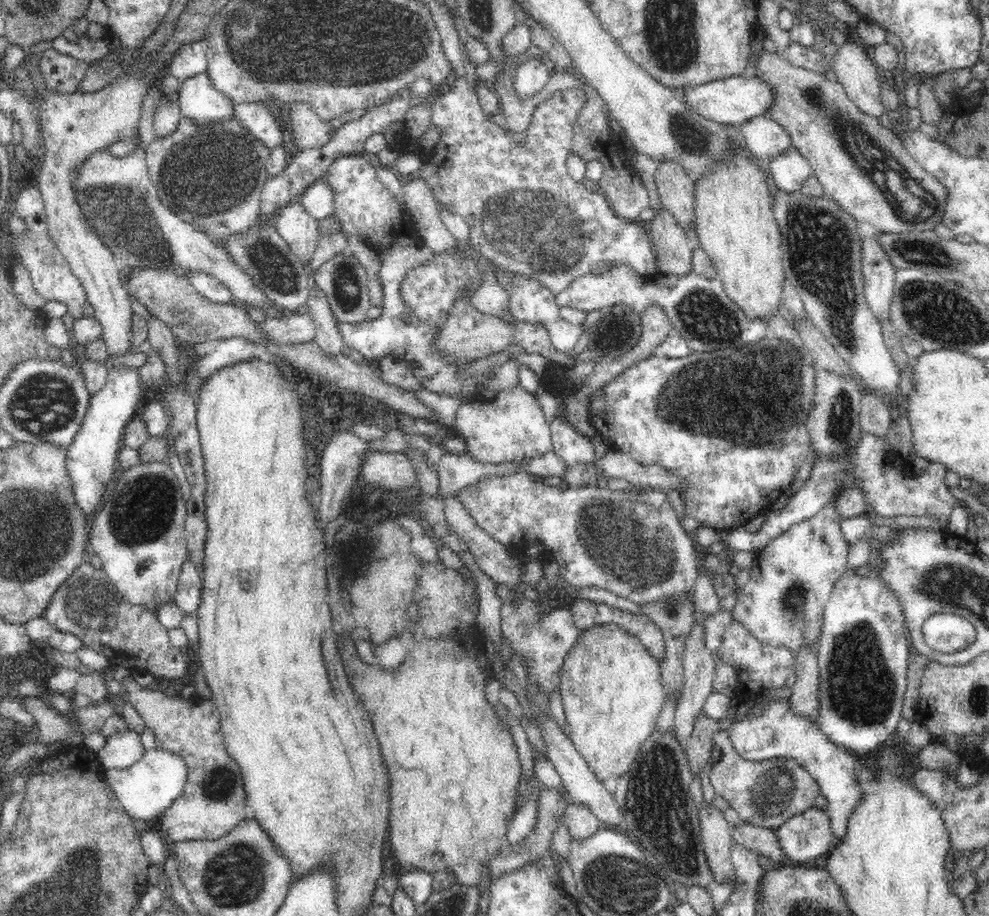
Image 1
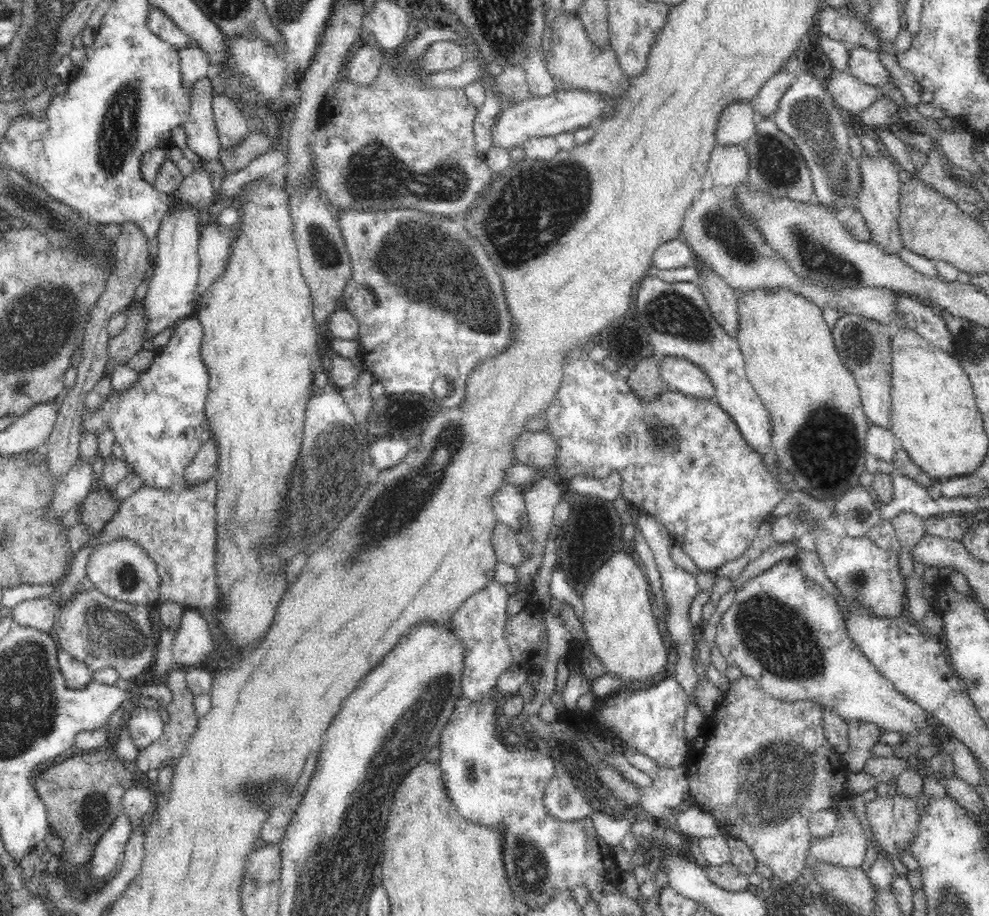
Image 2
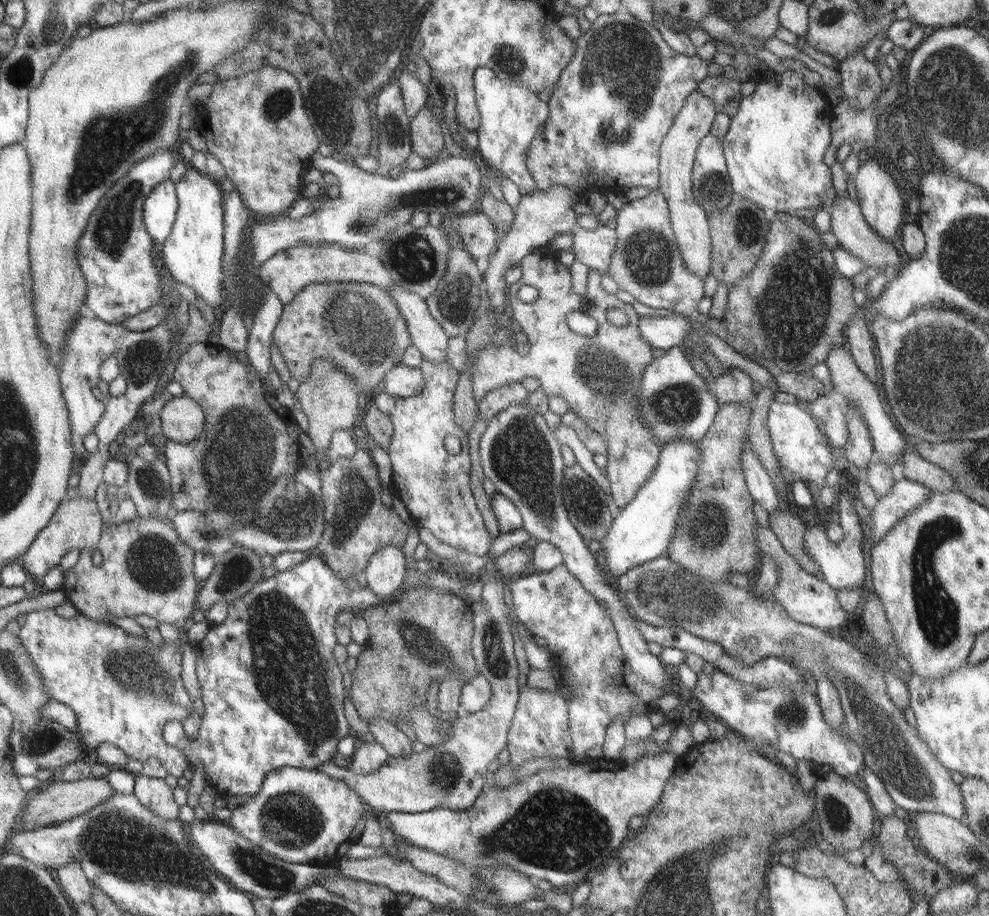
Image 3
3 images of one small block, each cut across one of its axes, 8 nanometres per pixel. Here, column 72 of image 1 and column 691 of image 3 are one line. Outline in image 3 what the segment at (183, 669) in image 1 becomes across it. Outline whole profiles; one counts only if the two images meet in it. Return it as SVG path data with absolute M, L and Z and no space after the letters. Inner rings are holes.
M666 555L632 568L629 573L618 577L616 584L616 590L630 608L630 614L652 626L683 628L706 642L723 646L727 654L739 658L745 666L752 666L765 656L774 656L787 663L793 660L796 666L808 668L808 676L815 680L827 676L839 694L847 735L863 749L864 764L882 779L885 789L897 806L906 810L908 815L916 812L936 812L966 824L964 797L957 780L952 780L952 772L939 761L931 747L920 738L918 729L906 721L903 711L891 700L891 696L888 696L887 684L885 678L880 676L880 669L862 654L862 650L856 650L850 640L834 638L834 634L830 636L824 629L802 624L793 619L789 612L770 596L754 596L751 588L739 587L730 581L709 581L686 572Z

